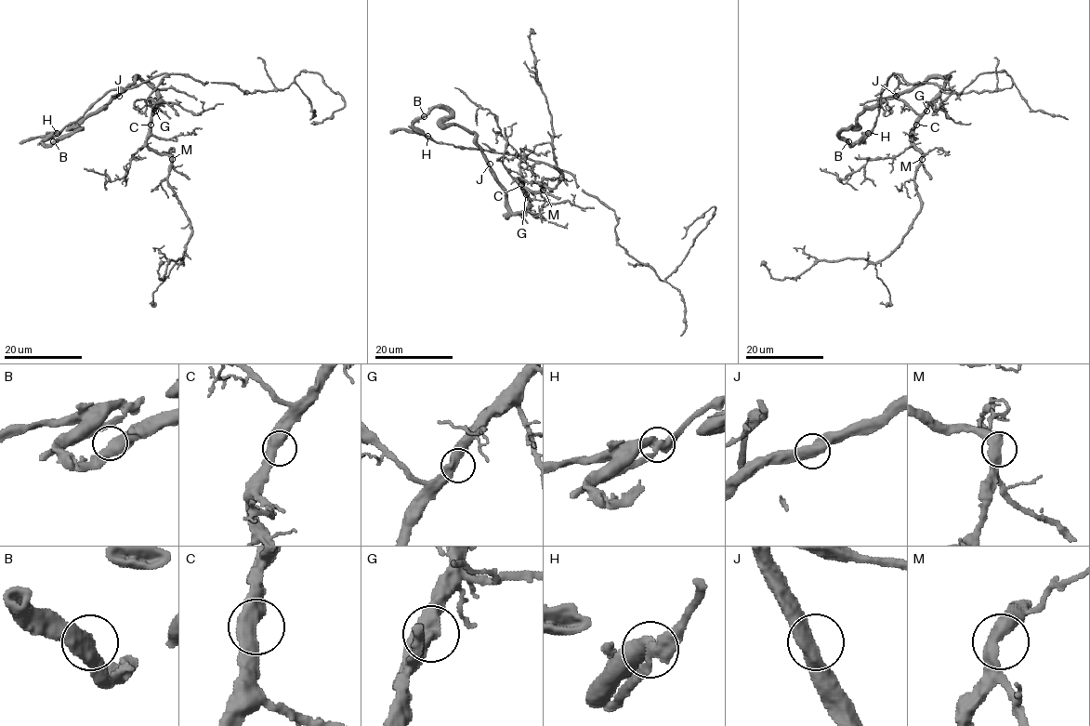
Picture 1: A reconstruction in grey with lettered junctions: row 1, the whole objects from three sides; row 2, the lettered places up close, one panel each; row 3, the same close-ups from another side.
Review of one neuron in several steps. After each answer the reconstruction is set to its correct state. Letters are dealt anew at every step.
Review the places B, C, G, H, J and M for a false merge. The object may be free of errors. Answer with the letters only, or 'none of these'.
H

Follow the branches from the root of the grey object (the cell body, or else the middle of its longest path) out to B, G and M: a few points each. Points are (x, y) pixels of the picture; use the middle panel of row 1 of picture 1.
B: (527, 163), (532, 165), (538, 162), (517, 155), (438, 143), (413, 125), (424, 116)
G: (527, 163), (519, 164), (526, 194)
M: (527, 163), (519, 164), (523, 185), (518, 180), (531, 191), (543, 190)

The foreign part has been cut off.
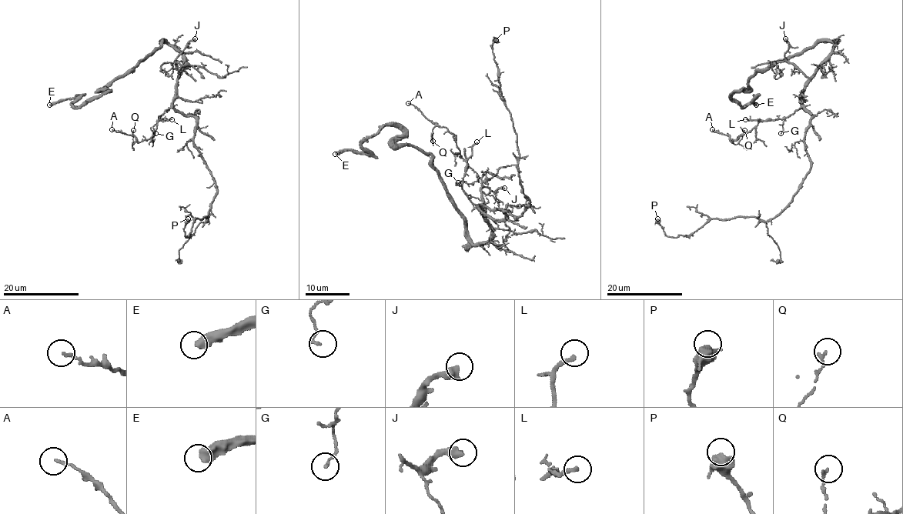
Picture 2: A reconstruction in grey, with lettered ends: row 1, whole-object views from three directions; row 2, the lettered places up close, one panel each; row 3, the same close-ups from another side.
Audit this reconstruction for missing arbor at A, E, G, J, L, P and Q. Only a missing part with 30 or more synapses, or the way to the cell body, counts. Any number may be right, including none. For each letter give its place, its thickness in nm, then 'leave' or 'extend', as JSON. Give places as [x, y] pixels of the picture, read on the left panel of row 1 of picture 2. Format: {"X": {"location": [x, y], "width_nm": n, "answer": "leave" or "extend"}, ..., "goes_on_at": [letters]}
{"A": {"location": [112, 129], "width_nm": 120, "answer": "leave"}, "E": {"location": [49, 105], "width_nm": 550, "answer": "extend"}, "G": {"location": [155, 133], "width_nm": 130, "answer": "leave"}, "J": {"location": [195, 38], "width_nm": 460, "answer": "leave"}, "L": {"location": [172, 119], "width_nm": 200, "answer": "extend"}, "P": {"location": [188, 218], "width_nm": 480, "answer": "leave"}, "Q": {"location": [133, 130], "width_nm": 130, "answer": "leave"}, "goes_on_at": ["E", "L"]}

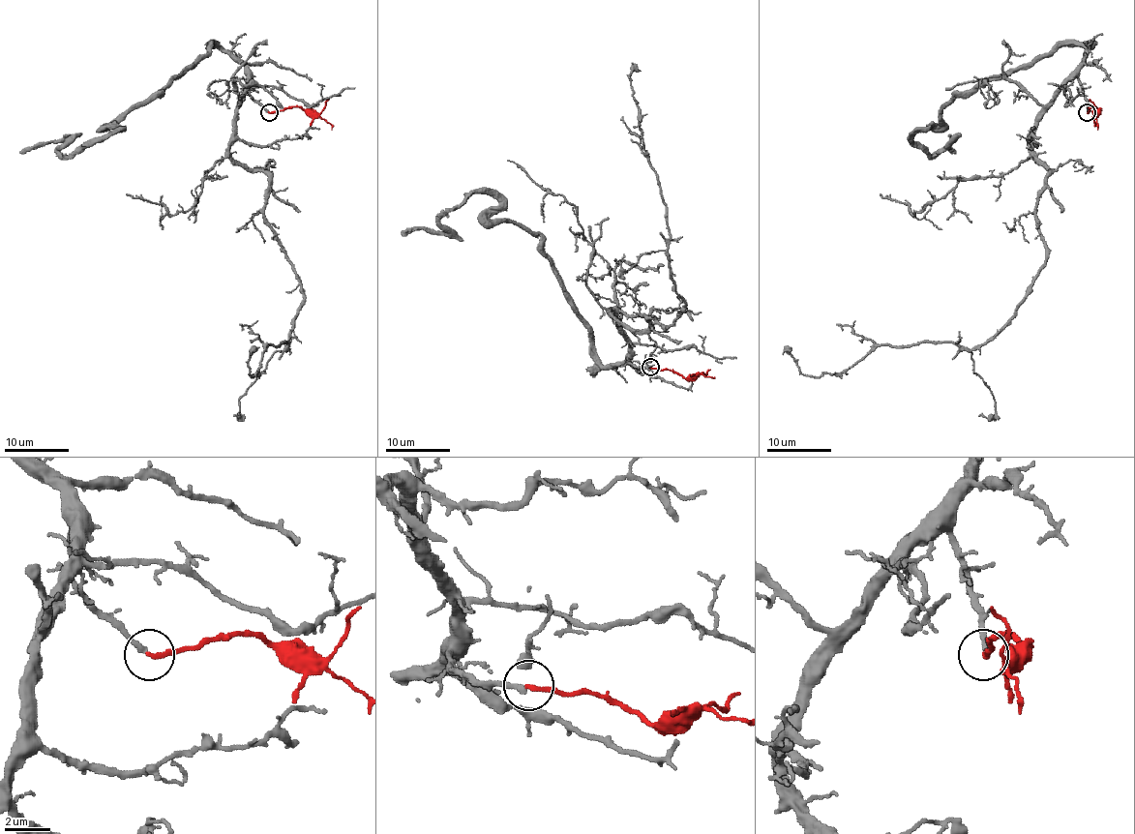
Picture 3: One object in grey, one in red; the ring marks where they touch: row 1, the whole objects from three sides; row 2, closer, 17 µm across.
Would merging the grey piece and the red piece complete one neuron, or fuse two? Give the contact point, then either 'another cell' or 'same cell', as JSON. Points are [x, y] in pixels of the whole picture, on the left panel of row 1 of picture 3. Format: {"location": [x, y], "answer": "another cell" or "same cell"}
{"location": [269, 112], "answer": "another cell"}

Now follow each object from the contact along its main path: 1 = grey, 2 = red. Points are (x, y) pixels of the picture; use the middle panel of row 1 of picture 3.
1: (649, 368), (629, 363), (612, 310), (644, 331), (644, 316), (671, 326), (685, 302), (635, 67)
2: (649, 368), (675, 371), (685, 377), (702, 373), (712, 377)

